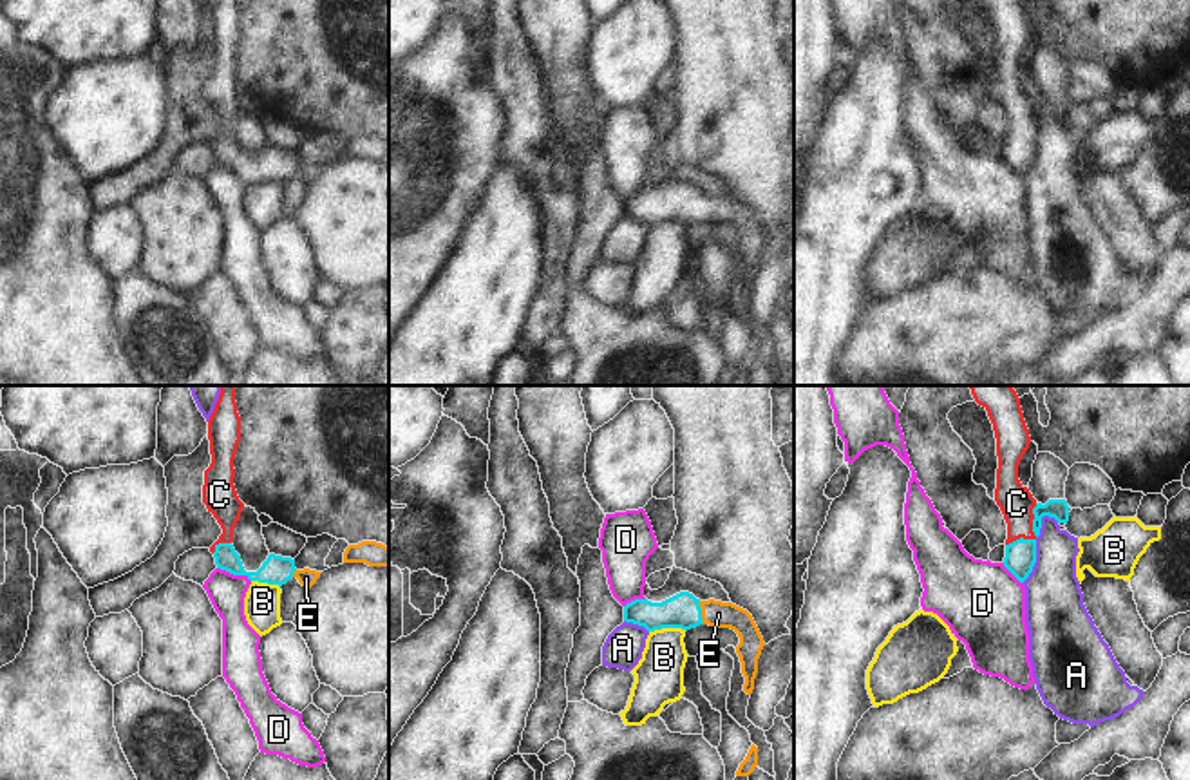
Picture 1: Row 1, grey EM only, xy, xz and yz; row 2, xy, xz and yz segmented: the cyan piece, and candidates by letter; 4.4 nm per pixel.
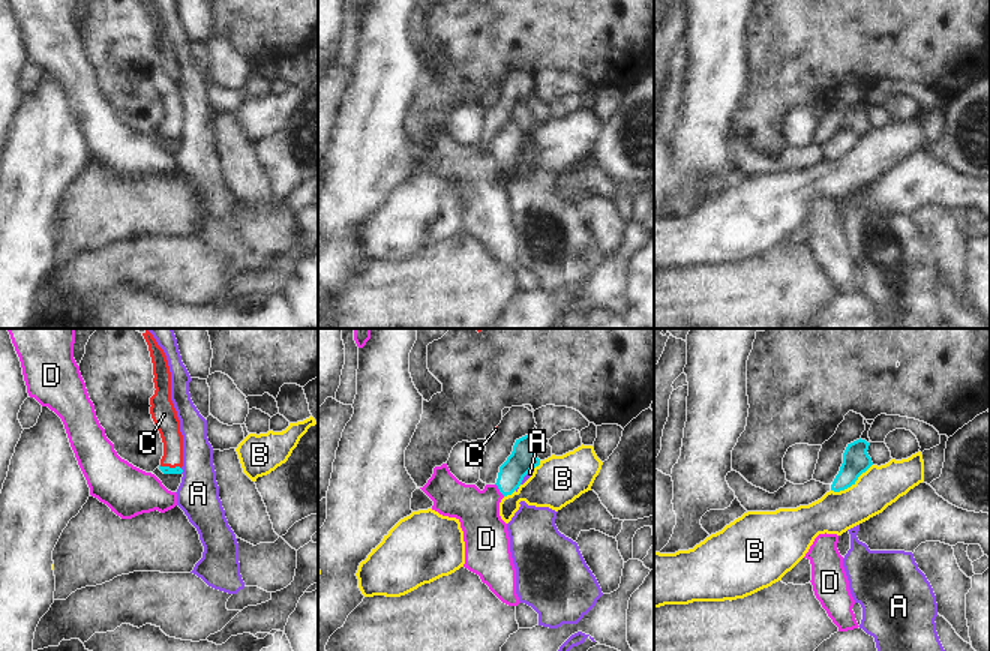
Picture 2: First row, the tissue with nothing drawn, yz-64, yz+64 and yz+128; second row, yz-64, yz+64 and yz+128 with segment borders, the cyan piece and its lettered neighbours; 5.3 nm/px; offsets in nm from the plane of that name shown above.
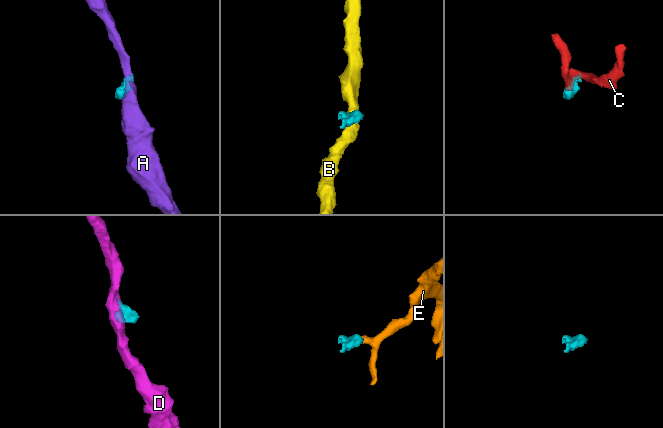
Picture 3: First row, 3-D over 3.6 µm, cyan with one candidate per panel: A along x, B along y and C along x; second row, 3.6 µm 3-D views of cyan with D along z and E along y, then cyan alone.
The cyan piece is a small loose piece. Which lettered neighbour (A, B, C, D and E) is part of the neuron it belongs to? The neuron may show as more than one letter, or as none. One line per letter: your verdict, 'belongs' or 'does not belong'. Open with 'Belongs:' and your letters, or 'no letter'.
Belongs: C, E
A: does not belong
B: does not belong
C: belongs
D: does not belong
E: belongs

